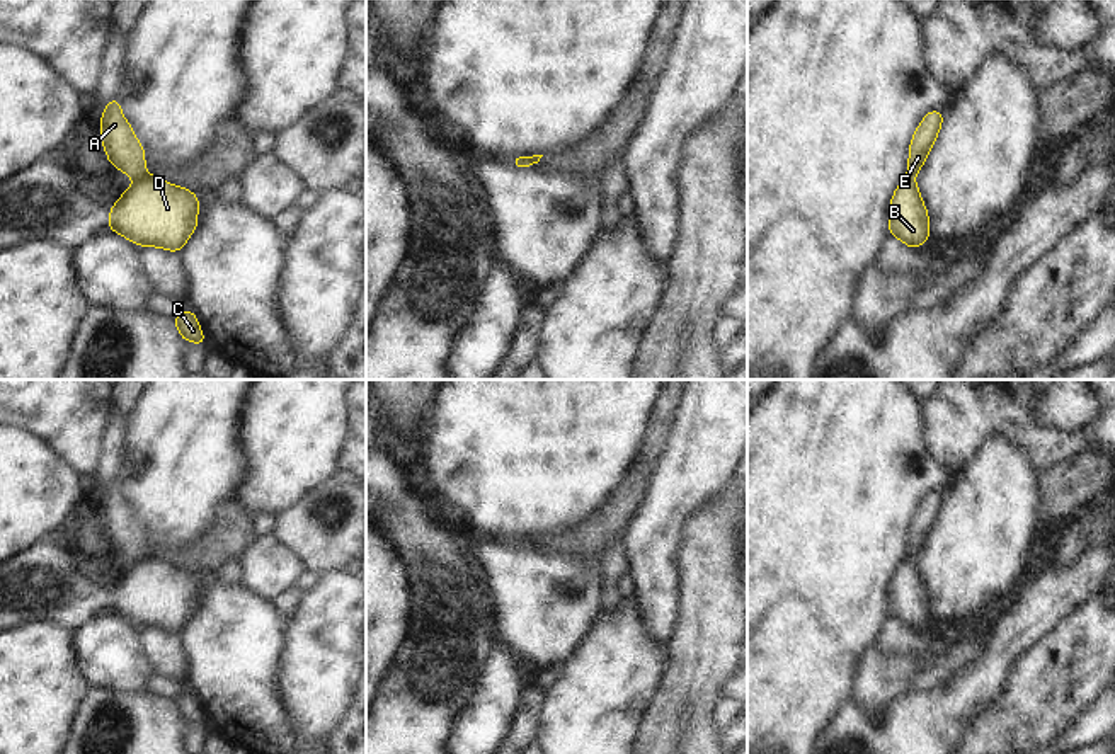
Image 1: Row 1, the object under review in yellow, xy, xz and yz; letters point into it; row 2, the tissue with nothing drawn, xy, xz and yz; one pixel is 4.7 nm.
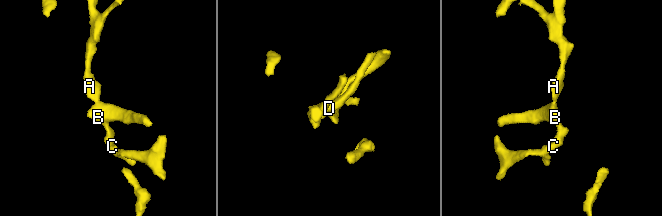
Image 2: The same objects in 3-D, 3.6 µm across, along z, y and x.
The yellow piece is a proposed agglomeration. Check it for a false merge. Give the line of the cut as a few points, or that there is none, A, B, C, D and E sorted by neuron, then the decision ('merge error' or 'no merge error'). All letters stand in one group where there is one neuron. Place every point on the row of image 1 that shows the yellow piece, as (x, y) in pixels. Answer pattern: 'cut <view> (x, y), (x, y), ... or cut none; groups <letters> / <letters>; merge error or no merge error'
cut xy (147, 176), (135, 182); groups A E / B C D; merge error

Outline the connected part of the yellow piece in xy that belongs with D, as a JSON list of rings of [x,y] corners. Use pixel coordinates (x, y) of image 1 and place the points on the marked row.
[[[146,175],[123,192],[109,209],[109,230],[134,245],[180,252],[197,226],[197,196],[157,175]]]

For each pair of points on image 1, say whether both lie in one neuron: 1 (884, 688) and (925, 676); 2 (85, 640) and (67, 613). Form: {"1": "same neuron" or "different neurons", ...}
{"1": "different neurons", "2": "different neurons"}

